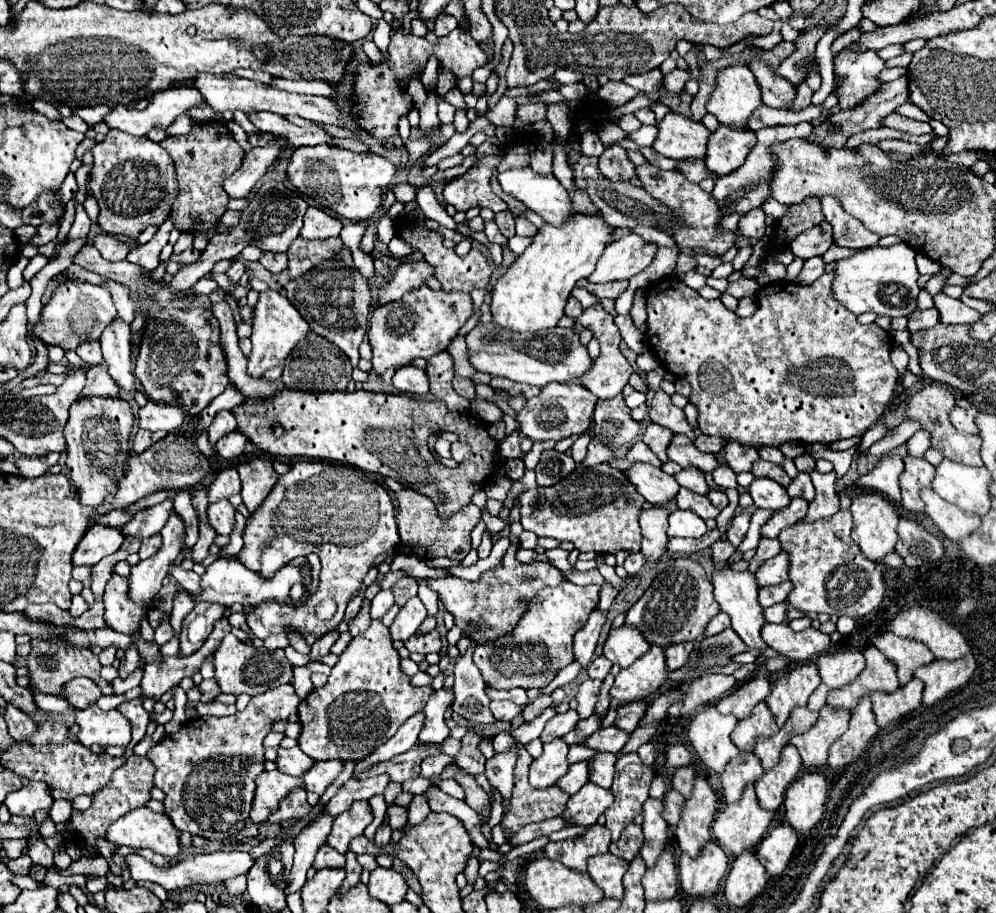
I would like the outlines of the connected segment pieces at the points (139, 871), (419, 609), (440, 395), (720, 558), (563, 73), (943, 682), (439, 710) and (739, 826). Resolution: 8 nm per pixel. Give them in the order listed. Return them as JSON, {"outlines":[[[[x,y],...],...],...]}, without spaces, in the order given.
{"outlines":[[[[213,852],[213,854],[201,854],[195,858],[187,858],[183,862],[175,862],[169,868],[157,868],[155,864],[147,862],[143,856],[137,854],[129,854],[127,856],[127,864],[131,870],[131,876],[135,882],[139,880],[149,880],[155,884],[161,884],[165,890],[173,892],[173,890],[181,890],[193,884],[219,884],[225,882],[229,878],[237,878],[237,876],[247,876],[251,866],[255,864],[255,858],[249,852]]],[[[411,598],[397,614],[395,622],[391,624],[391,636],[393,640],[405,642],[409,636],[415,634],[419,624],[425,620],[427,610],[419,598]]],[[[439,352],[437,356],[433,356],[427,362],[425,372],[429,376],[431,394],[437,400],[443,400],[447,404],[447,408],[455,410],[455,412],[467,412],[469,410],[471,402],[465,400],[463,396],[459,396],[451,386],[455,370],[453,370],[453,358],[447,352]]],[[[719,540],[713,548],[713,564],[719,564],[719,568],[725,564],[725,560],[729,560],[731,556],[731,544],[727,540]]],[[[557,70],[555,72],[555,78],[561,84],[575,84],[575,82],[581,82],[583,80],[583,74],[581,72],[573,72],[573,70]]],[[[971,654],[965,660],[935,660],[929,668],[919,668],[915,676],[925,684],[923,706],[935,706],[951,692],[967,686],[973,680],[975,670],[977,664]]],[[[441,688],[433,694],[433,700],[429,700],[429,704],[423,710],[425,720],[423,720],[423,728],[419,732],[419,742],[423,742],[423,744],[443,742],[449,736],[449,728],[445,724],[443,714],[451,702],[453,702],[453,692],[447,692],[445,688]]],[[[753,786],[745,788],[737,804],[729,804],[715,816],[711,834],[727,852],[739,856],[745,850],[755,850],[769,830],[773,812],[765,812],[755,796]]]]}

